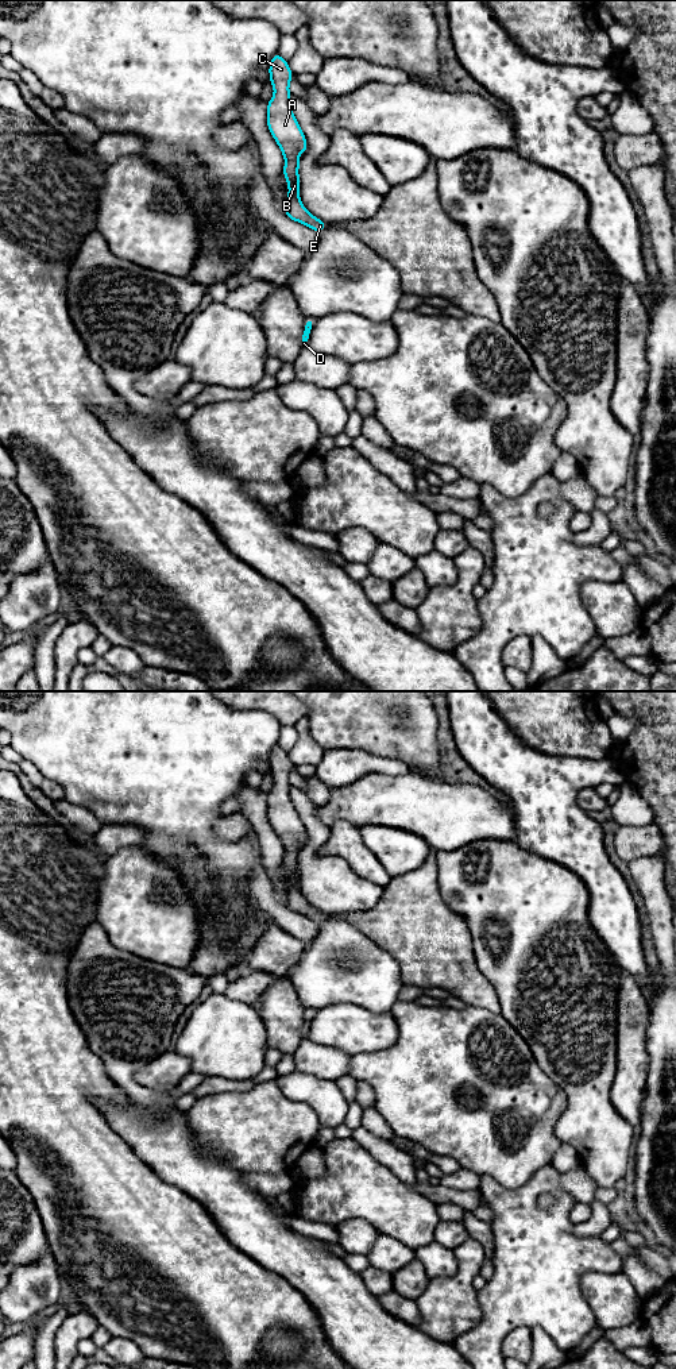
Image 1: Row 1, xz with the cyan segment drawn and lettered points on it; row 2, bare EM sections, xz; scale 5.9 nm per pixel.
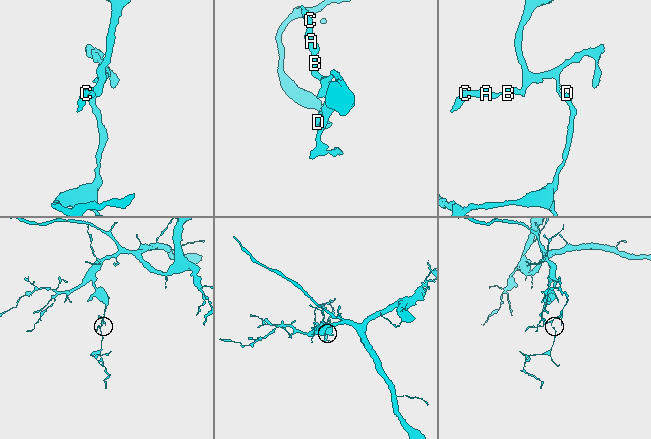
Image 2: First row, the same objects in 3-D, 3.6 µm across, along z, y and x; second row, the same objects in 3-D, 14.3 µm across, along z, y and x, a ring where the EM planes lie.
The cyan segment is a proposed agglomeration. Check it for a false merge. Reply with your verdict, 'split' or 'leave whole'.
leave whole

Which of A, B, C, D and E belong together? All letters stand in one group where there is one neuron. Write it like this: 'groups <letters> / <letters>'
groups A B C D E

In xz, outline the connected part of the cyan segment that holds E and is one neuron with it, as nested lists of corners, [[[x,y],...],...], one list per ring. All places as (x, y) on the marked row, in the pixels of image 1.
[[[275,54],[269,63],[274,96],[267,103],[267,127],[285,157],[283,176],[289,186],[285,213],[289,219],[321,232],[327,224],[309,213],[300,200],[298,157],[308,150],[308,144],[289,103],[293,73],[287,61],[279,54]]]

